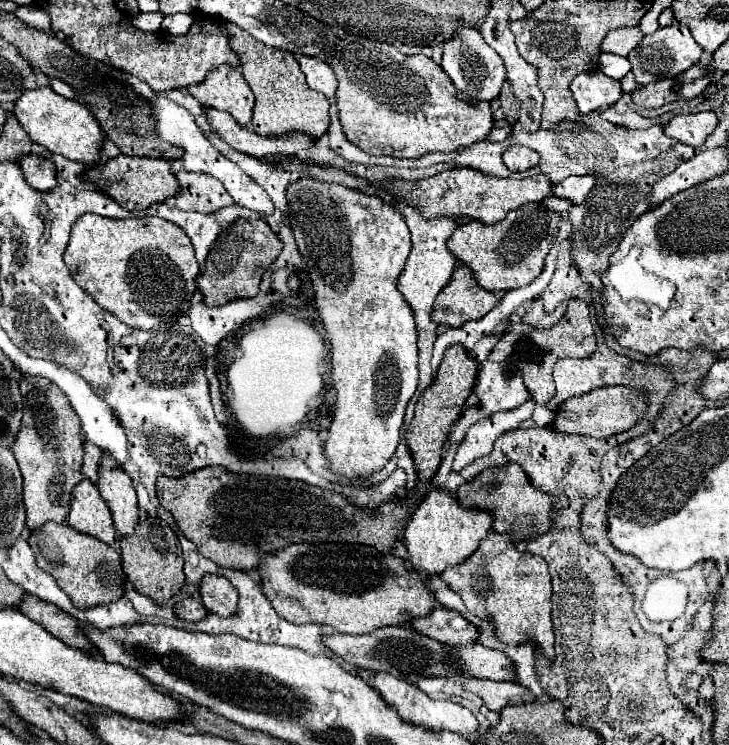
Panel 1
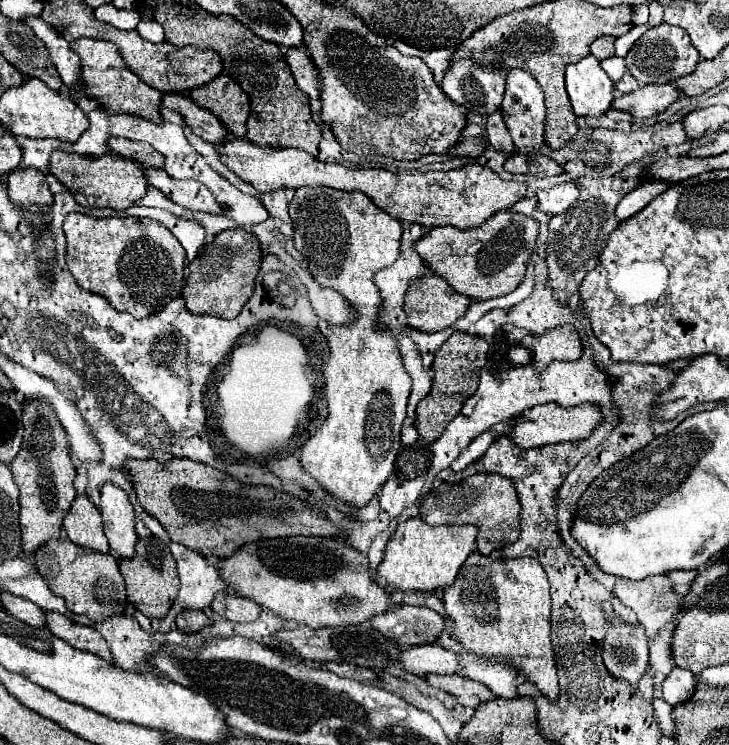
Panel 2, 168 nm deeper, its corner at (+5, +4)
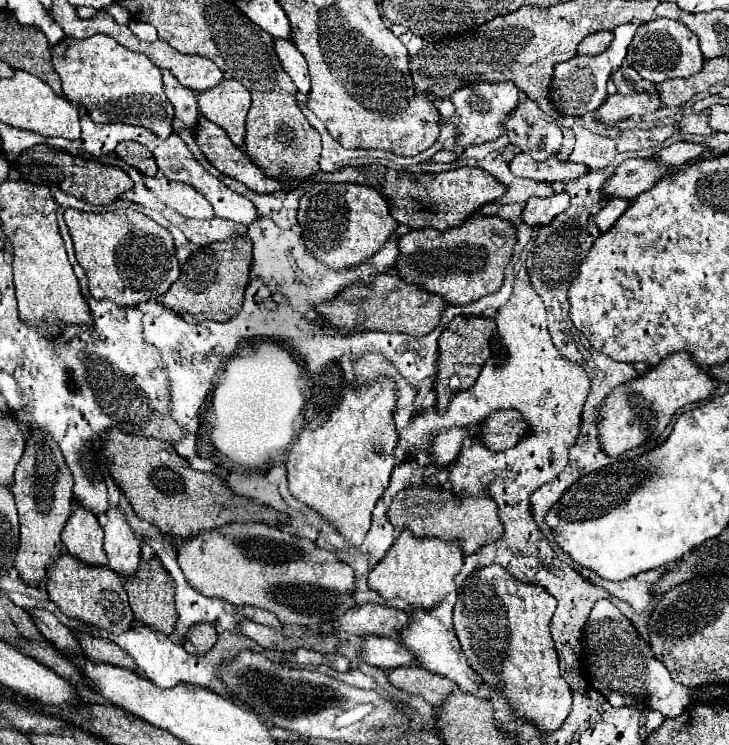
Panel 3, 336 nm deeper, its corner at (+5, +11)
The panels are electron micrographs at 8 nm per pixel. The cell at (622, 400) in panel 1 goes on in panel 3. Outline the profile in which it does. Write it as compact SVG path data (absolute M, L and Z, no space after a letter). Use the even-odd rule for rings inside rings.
M499 410L491 412L483 420L477 436L485 448L501 452L515 446L525 436L525 432L527 424L517 410Z

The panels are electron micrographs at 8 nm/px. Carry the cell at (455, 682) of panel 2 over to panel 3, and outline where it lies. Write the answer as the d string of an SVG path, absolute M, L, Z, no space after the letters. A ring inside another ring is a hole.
M415 664L411 666L399 666L399 668L391 668L387 672L387 680L407 692L407 694L415 694L415 696L421 696L425 698L429 704L437 706L441 704L451 692L457 690L455 682L443 678L443 676L437 676L437 674L431 674Z

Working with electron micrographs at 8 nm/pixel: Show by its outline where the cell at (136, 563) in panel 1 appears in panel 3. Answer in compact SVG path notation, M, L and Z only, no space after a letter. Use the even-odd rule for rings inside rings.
M157 558L149 562L141 562L137 574L133 578L125 578L125 592L129 596L131 610L135 614L135 620L149 626L151 630L171 634L175 630L177 622L177 610L175 610L175 594L173 594L173 580L163 570L161 562Z

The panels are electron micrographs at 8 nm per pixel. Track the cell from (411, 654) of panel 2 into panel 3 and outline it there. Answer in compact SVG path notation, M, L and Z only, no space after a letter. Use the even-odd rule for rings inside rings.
M365 636L361 646L359 658L381 670L391 670L397 666L409 666L415 662L411 652L399 644L395 638L379 638L379 636Z

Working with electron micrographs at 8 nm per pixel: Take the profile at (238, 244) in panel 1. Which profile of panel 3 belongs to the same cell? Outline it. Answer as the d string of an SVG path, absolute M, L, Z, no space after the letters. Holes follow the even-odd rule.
M245 236L211 244L189 256L189 260L181 266L179 280L175 280L175 284L157 300L177 312L189 324L203 320L227 322L241 310L243 294L249 282L251 260L251 240Z

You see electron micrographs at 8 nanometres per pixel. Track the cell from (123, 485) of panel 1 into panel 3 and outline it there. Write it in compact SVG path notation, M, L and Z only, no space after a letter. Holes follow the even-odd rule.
M111 508L107 512L103 550L109 560L107 564L109 570L117 572L119 576L135 576L141 558L139 540L133 536L119 508Z

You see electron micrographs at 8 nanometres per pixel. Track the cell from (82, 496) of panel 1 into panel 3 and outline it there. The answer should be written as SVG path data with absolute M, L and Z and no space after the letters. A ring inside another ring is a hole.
M77 506L61 532L61 544L77 560L89 566L107 566L107 556L103 552L103 528L97 516L85 512Z

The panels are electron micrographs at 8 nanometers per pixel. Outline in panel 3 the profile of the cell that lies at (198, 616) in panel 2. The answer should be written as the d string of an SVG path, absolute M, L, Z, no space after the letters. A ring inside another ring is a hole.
M199 624L189 630L185 638L185 650L191 654L205 654L217 642L217 630L211 624Z

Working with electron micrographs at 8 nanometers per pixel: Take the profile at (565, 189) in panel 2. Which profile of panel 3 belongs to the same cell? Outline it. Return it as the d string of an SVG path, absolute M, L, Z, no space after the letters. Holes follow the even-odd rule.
M565 192L553 194L549 198L531 198L523 208L521 220L529 226L547 226L555 216L569 208L569 196Z

